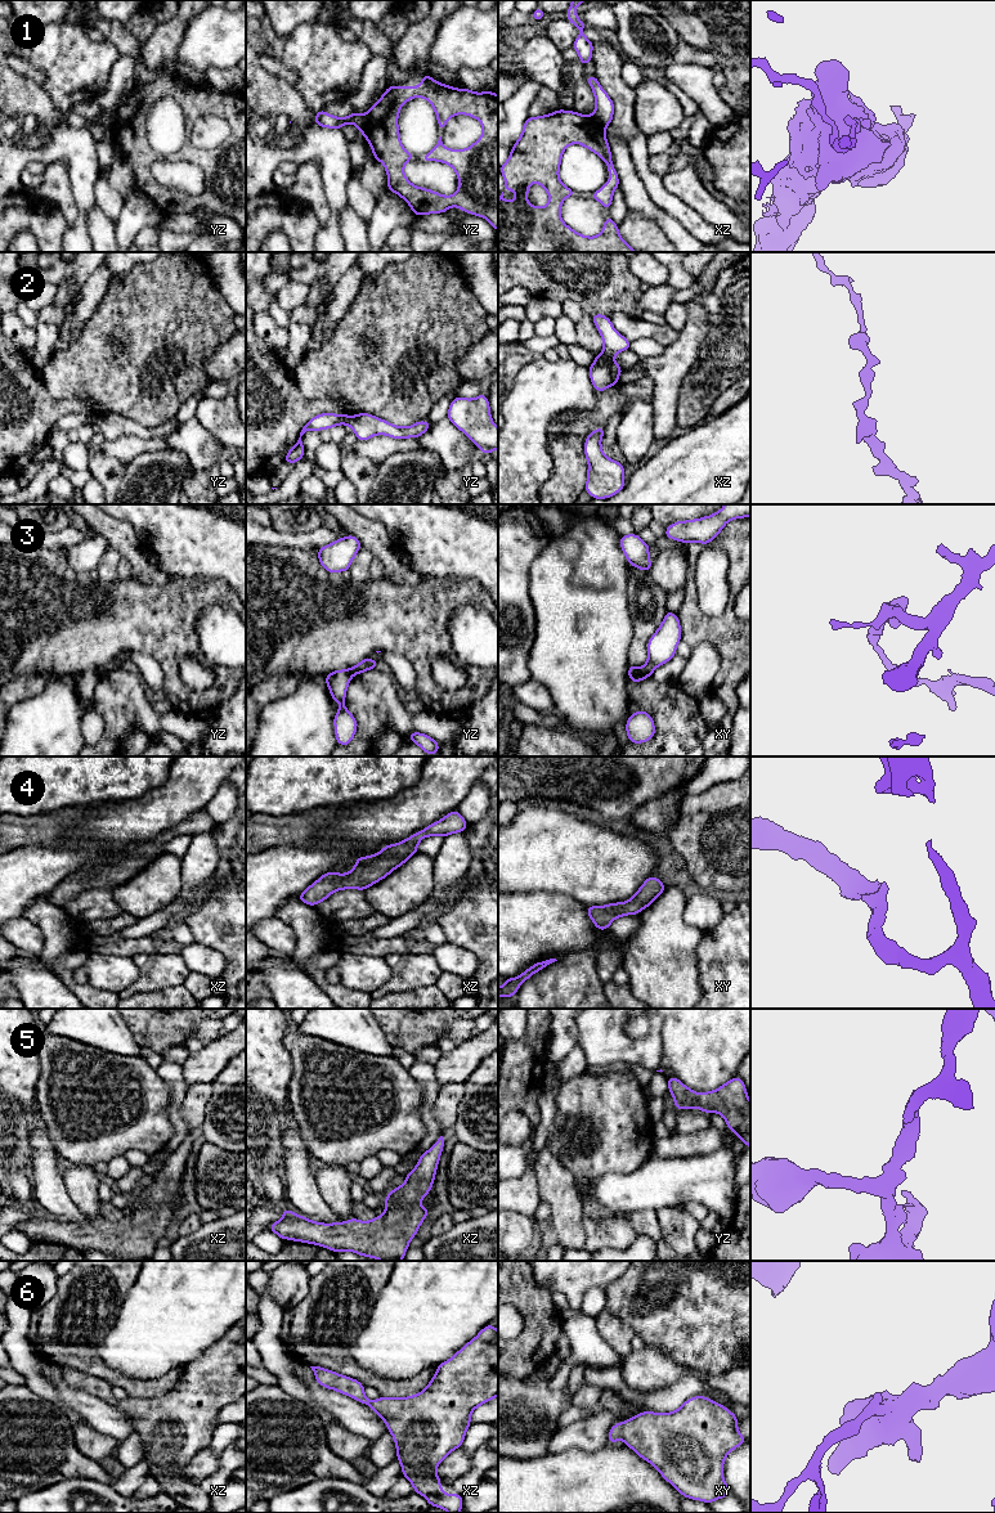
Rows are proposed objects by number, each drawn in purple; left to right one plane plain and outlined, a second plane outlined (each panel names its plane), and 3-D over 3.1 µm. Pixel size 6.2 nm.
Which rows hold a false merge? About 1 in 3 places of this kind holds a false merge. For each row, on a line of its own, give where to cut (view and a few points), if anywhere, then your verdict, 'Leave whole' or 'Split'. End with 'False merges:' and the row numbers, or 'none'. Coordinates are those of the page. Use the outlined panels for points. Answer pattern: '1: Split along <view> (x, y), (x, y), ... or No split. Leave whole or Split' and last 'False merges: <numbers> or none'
1: Split along yz (366, 115), (366, 128), (362, 133). Split
2: Split along xz (601, 353), (612, 358). Split
3: Split along yz (348, 669), (353, 674). Split
4: No split. Leave whole
5: No split. Leave whole
6: No split. Leave whole
False merges: 1, 2, 3

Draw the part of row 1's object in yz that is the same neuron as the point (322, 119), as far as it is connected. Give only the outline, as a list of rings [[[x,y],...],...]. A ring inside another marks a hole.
[[[324,109],[319,111],[314,116],[314,124],[321,127],[336,129],[340,130],[341,126],[353,124],[358,127],[360,134],[363,134],[366,129],[366,115],[364,113],[350,113],[348,117],[336,117],[328,115]]]

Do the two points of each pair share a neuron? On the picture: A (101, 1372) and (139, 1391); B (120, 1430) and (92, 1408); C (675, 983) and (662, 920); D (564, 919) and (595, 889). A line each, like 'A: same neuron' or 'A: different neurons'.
A: same neuron
B: same neuron
C: same neuron
D: different neurons

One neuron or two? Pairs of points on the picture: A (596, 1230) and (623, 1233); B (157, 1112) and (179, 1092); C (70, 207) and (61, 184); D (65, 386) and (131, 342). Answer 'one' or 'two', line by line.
A: one
B: two
C: one
D: one

